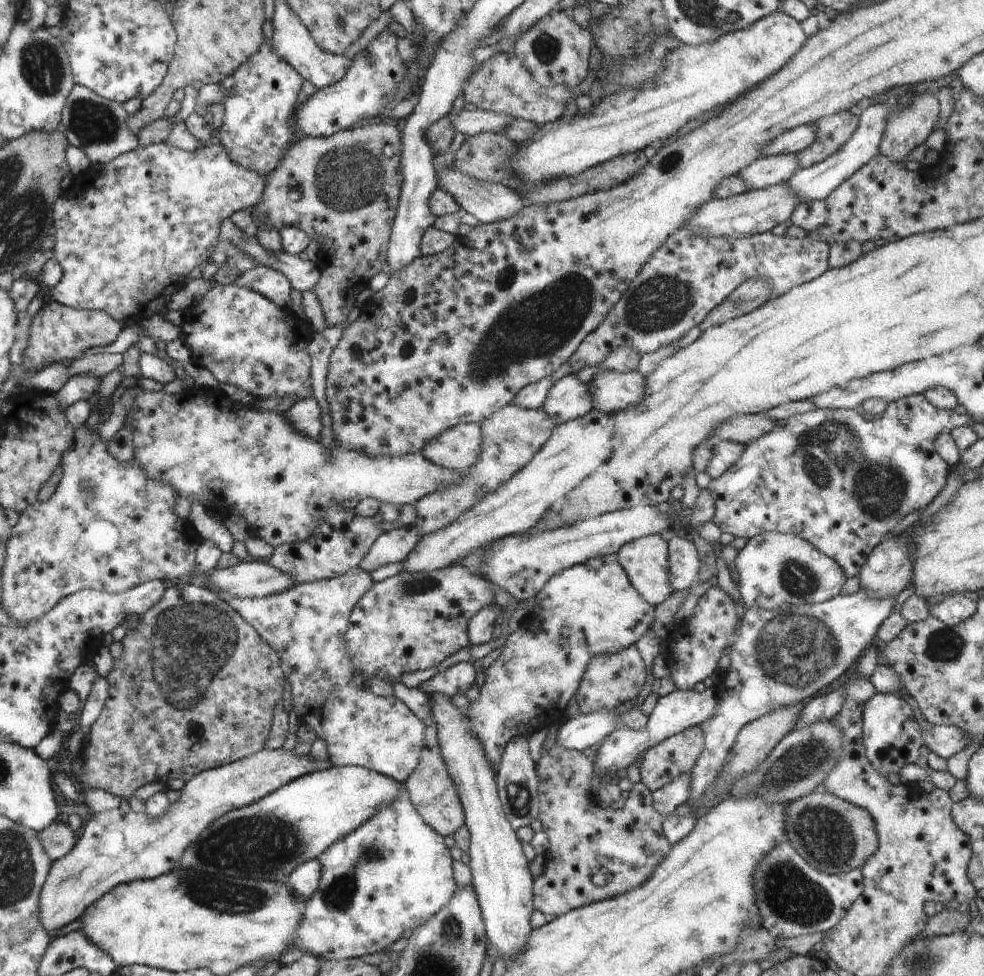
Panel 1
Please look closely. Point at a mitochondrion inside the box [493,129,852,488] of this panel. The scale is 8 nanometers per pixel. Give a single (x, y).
(660, 302)

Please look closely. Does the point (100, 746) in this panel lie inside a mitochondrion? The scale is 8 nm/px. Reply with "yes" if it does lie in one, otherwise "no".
no

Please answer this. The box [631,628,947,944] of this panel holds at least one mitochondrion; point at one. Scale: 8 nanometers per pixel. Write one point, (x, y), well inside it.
(788, 892)

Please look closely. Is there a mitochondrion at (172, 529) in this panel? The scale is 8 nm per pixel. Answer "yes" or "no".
no

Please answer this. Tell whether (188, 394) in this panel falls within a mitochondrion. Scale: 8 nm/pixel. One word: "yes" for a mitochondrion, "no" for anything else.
no

